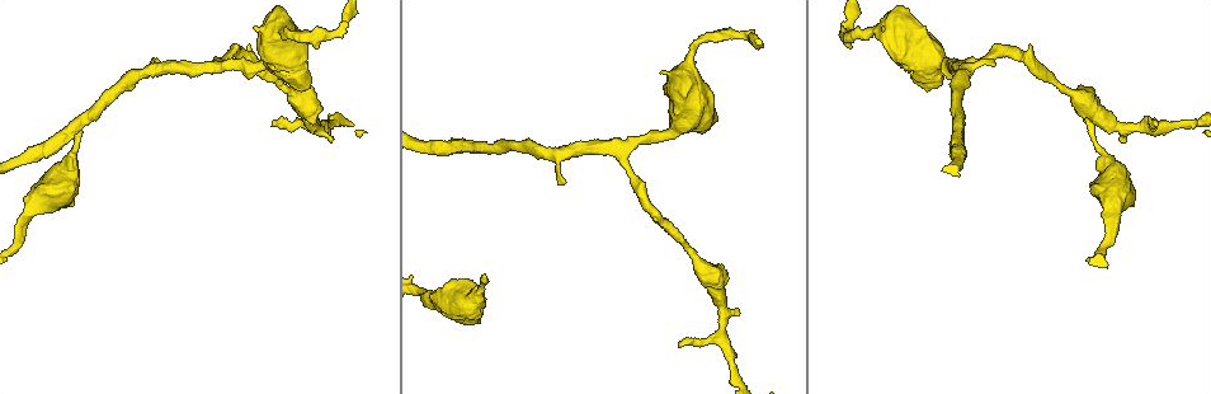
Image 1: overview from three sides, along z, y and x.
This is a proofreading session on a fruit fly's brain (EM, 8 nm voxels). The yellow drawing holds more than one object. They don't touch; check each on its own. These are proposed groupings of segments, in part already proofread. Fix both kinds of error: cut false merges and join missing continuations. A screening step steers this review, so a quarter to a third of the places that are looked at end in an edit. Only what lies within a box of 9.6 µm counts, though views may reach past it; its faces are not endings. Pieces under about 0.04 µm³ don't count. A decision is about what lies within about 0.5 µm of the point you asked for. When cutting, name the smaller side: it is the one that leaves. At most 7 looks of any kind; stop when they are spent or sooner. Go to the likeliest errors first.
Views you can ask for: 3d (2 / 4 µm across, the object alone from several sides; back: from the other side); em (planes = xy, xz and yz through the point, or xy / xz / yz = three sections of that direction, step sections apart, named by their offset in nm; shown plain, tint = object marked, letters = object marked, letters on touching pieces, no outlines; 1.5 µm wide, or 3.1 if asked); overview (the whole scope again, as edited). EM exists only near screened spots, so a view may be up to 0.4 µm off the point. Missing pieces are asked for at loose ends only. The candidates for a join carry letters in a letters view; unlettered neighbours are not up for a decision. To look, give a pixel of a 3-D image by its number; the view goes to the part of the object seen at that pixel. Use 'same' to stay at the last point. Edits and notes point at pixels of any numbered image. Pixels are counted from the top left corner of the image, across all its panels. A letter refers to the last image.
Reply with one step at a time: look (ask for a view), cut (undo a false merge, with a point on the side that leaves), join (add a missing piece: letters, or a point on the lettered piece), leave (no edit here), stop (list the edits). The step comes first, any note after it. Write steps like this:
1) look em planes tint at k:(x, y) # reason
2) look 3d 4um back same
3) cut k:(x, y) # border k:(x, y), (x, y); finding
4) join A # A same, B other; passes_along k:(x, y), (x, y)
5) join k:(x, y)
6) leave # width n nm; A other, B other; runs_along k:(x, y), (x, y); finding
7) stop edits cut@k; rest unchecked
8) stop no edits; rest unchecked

look em xz step 8 letters at 1:(662, 73) # an open end

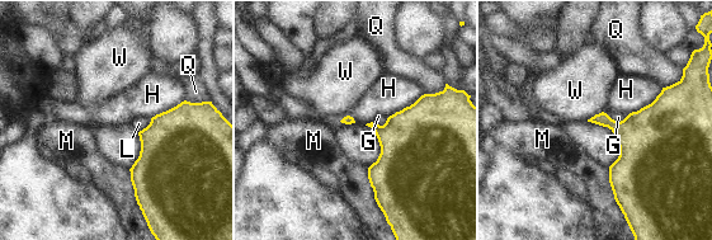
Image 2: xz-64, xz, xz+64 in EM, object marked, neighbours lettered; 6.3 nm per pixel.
look em planes letters same # another direction

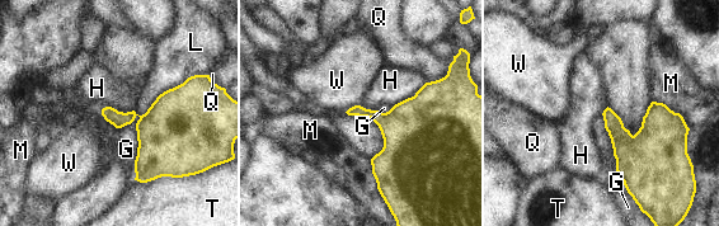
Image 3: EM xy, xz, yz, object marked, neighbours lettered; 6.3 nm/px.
leave # G other, H other, L other, M other, Q other, T other, W other; none of them fits

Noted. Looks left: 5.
look em xz step 4 letters at 1:(1085, 117) # free end

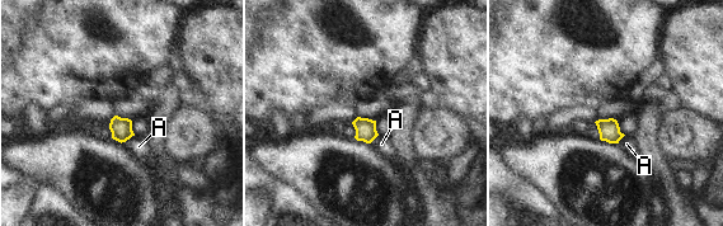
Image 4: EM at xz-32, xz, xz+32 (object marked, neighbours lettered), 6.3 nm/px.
leave # A other; border 4:(134, 135), (121, 142); no lettered piece goes on from it

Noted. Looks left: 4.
look 3d 2um at 1:(737, 313) # branch stops here

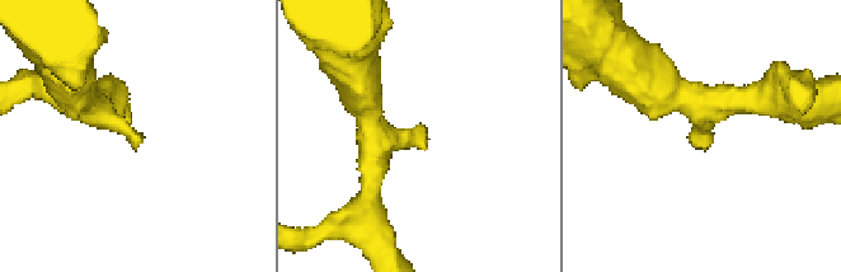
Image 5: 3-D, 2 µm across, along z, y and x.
look em yz step 8 tint at 5:(422, 148) # arm_widths 240, 320 nm; shape alone is not enough

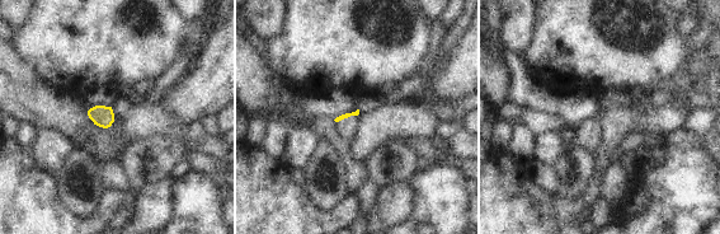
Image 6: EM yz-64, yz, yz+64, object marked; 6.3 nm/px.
look em yz step 8 letters same # what lies round it

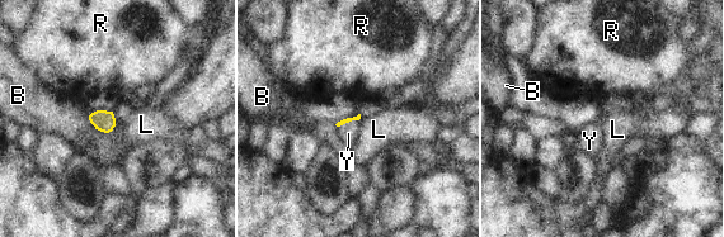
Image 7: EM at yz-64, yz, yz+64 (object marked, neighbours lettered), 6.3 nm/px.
join Y # B other, L other, R other, Y same; the neuron continues

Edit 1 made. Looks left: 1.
stop edits join@7; rest unchecked

